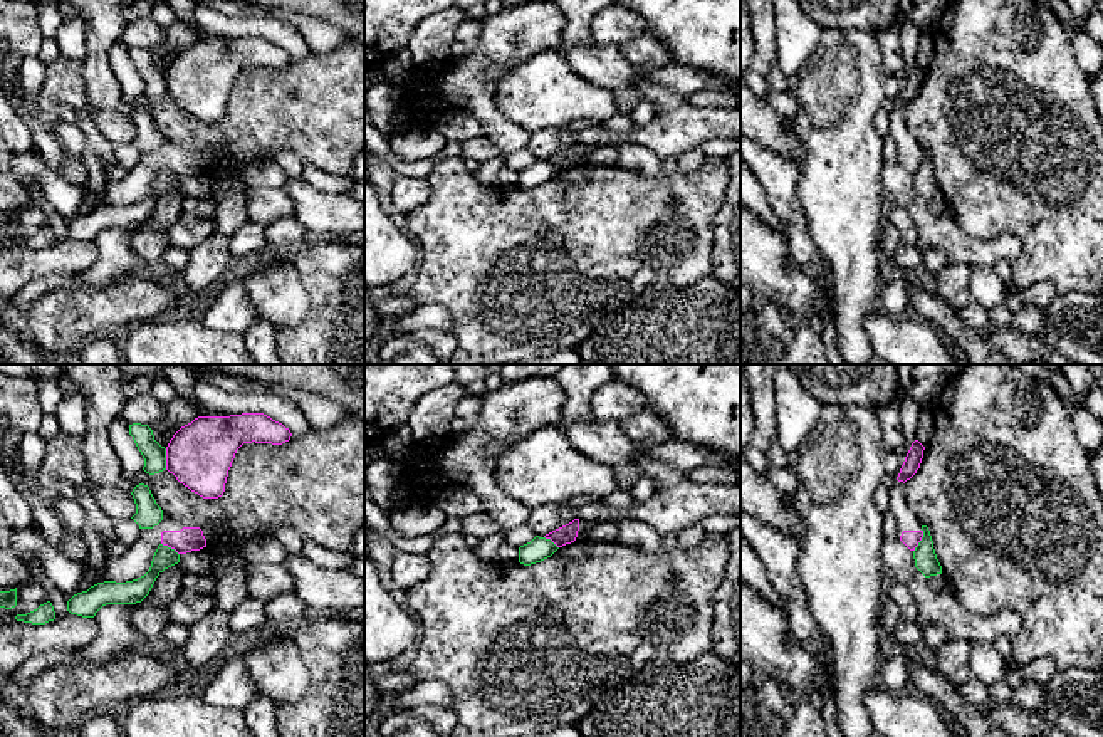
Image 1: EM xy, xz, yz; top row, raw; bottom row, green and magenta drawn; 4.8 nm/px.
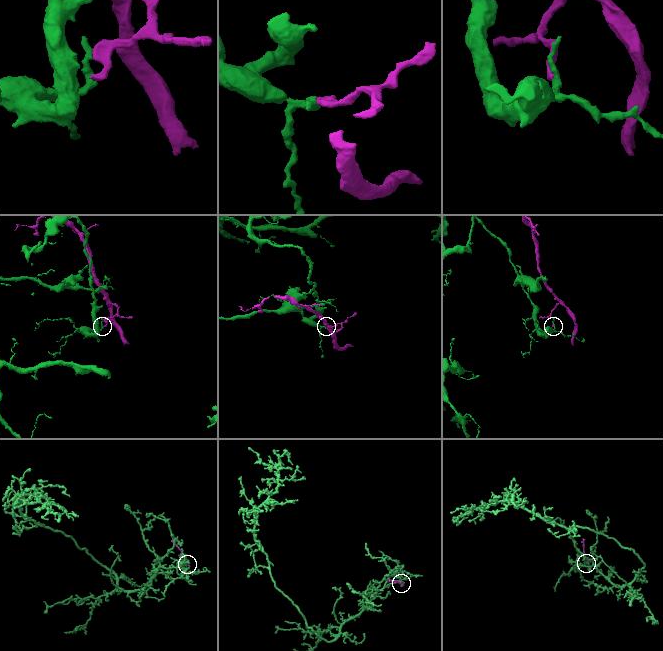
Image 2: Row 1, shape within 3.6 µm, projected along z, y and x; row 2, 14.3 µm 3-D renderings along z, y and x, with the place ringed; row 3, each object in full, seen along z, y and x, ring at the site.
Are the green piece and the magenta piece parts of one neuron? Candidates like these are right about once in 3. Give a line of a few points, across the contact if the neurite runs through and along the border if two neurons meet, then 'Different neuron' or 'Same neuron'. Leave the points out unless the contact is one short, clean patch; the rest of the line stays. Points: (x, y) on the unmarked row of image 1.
Different neuron

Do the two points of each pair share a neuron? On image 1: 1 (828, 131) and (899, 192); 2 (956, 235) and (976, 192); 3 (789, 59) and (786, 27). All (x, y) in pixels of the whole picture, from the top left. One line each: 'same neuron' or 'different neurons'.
1: different neurons
2: different neurons
3: same neuron

